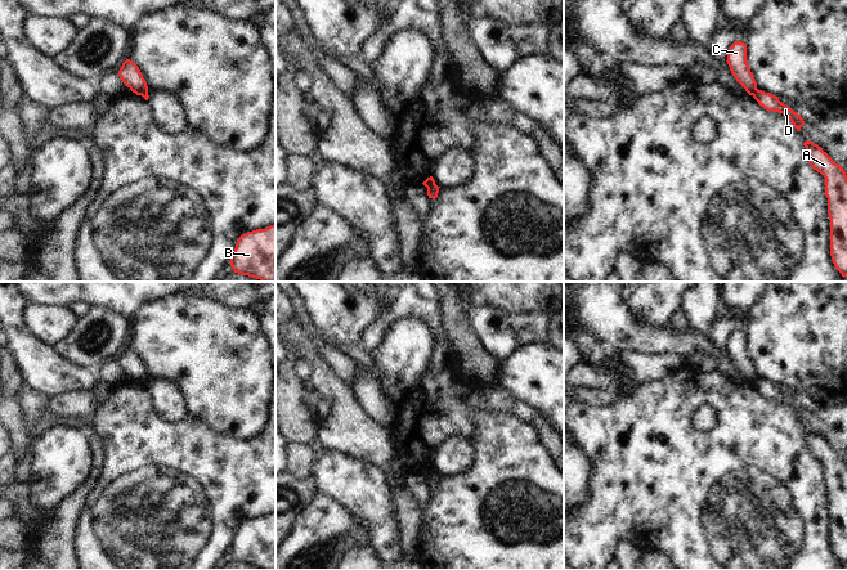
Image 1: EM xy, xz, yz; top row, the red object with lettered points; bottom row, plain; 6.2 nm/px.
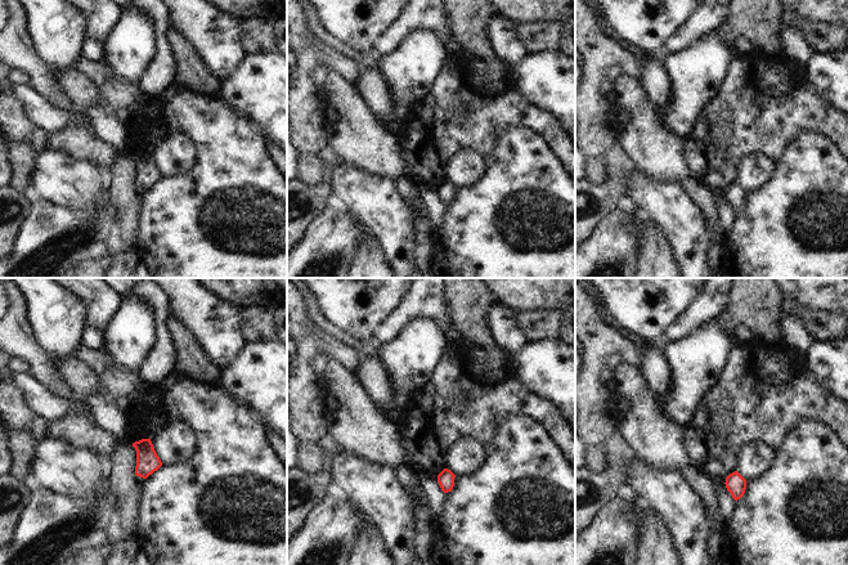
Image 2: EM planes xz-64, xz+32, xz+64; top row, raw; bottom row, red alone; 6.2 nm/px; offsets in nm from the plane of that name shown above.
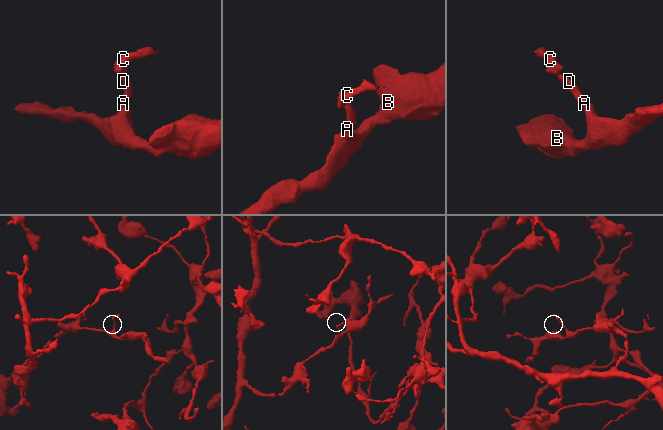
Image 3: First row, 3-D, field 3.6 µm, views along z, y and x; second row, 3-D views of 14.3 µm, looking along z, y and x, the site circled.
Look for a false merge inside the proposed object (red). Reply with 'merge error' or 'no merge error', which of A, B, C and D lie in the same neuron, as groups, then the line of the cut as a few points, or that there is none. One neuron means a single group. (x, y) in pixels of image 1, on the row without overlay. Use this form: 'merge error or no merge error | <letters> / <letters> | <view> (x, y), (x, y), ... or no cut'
merge error | A B D / C | yz (757, 377), (752, 382)

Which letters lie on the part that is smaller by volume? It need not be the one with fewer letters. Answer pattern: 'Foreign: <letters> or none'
Foreign: C

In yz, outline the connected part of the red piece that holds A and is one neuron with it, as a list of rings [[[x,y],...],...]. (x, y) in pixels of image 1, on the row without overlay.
[[[806,428],[810,454],[825,466],[830,506],[830,544],[835,557],[847,565],[847,463],[817,432]]]

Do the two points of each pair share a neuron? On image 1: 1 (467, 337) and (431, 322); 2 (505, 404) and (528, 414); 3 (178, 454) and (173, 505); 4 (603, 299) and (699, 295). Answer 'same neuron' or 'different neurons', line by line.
1: different neurons
2: same neuron
3: same neuron
4: different neurons

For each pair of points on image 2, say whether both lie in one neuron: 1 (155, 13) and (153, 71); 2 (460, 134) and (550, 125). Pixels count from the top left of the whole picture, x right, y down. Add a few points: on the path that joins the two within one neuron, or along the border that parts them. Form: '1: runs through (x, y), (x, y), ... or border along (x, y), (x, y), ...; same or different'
1: runs through (160, 27), (160, 57); same
2: runs through (481, 116), (520, 116), (528, 119); same

